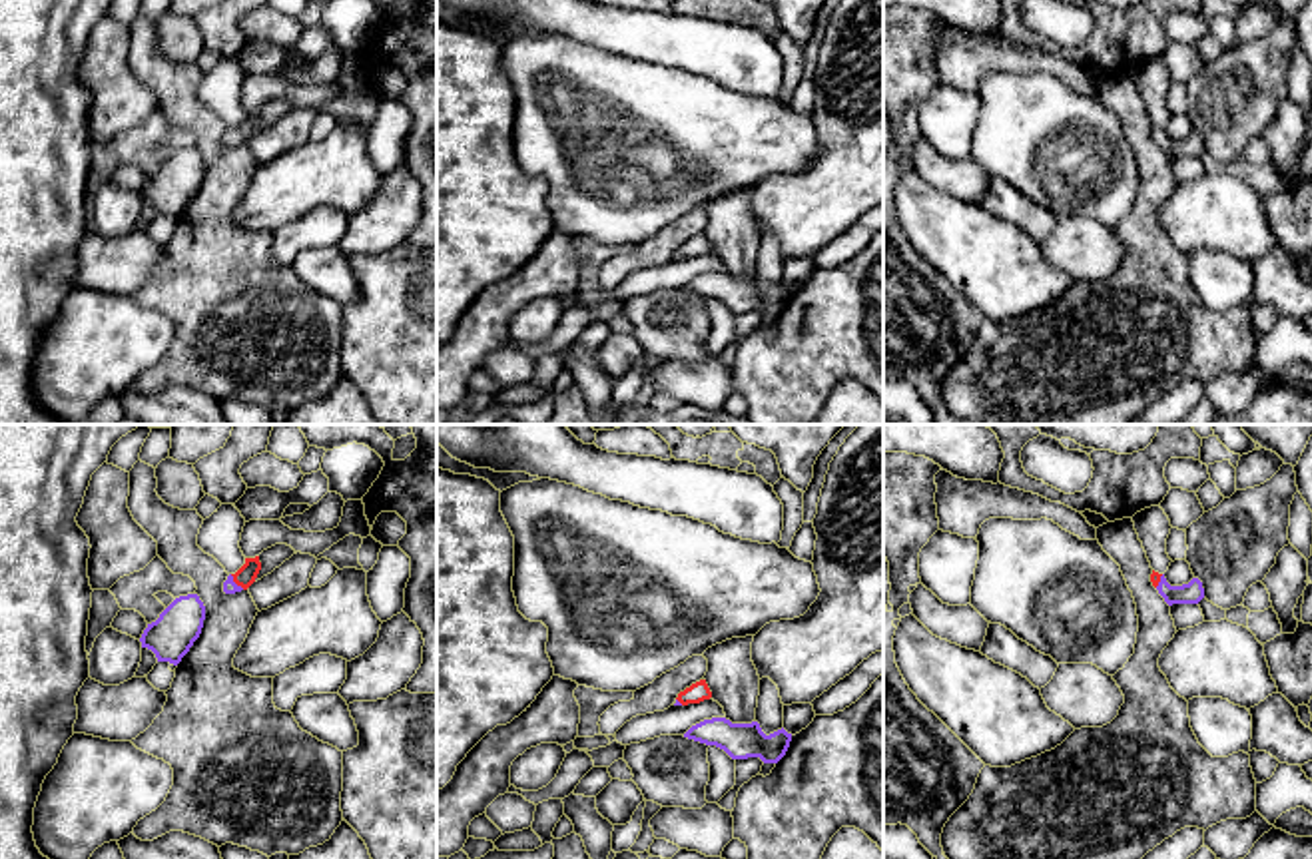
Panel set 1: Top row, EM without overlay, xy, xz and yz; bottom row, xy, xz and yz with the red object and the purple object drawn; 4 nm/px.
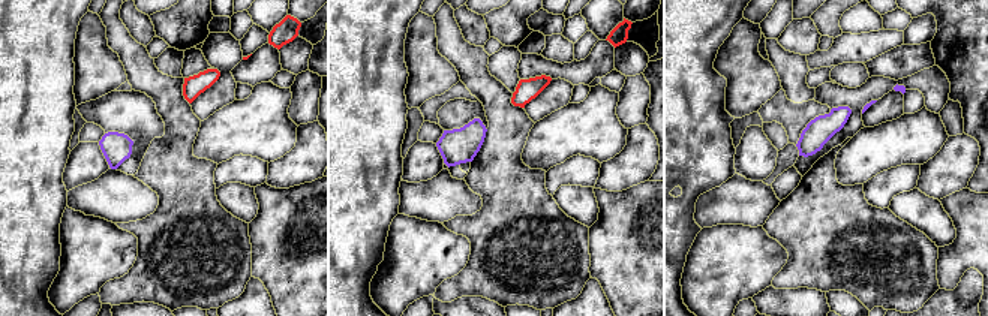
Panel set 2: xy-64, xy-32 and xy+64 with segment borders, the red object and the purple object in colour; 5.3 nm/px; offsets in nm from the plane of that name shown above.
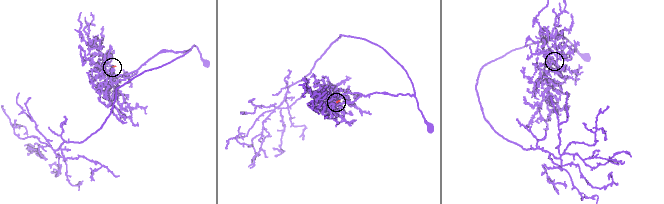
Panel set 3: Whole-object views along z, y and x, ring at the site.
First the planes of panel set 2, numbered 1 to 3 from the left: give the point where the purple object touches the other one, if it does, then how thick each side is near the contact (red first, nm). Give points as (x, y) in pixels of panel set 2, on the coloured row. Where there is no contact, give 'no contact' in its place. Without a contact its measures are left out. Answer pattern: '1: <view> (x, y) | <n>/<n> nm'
1: no contact
2: no contact
3: no contact

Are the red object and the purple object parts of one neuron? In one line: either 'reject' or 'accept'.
accept

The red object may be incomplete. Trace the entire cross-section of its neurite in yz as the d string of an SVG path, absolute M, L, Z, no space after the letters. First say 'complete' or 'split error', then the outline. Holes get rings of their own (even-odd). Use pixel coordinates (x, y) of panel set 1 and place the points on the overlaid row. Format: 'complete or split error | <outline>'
split error | M1152 570L1150 582L1168 606L1172 606L1172 604L1198 604L1204 598L1204 588L1198 578L1192 578L1188 584L1182 584L1182 586L1170 586L1166 582L1164 574L1158 574Z

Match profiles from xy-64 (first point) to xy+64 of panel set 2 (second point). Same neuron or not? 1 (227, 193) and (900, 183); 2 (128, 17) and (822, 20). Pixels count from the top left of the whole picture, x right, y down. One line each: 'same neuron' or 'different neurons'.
1: different neurons
2: different neurons

